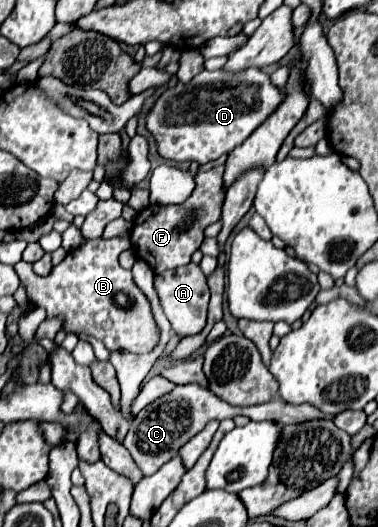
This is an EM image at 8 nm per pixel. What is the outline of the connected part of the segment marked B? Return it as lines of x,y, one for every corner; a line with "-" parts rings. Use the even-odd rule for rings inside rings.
96,238
68,252
68,256
44,278
36,276
32,272
32,264
26,262
18,262
16,270
20,280
26,284
28,300
40,308
46,308
48,318
64,314
66,332
90,334
102,340
110,352
126,350
134,354
146,354
158,344
160,334
148,298
134,284
132,272
118,264
120,252
128,248
128,238

